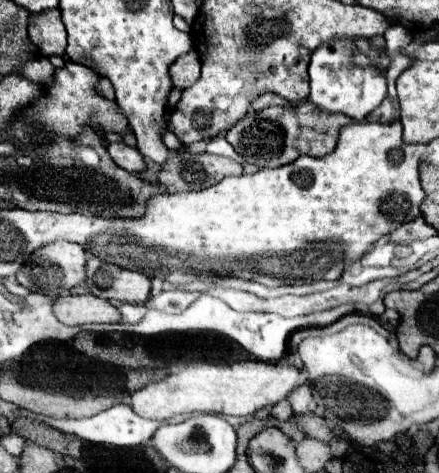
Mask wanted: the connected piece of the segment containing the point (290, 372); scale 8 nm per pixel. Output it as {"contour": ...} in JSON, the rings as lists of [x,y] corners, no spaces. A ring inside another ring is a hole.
{"contour":[[[261,360],[233,362],[233,364],[211,364],[191,362],[179,372],[167,374],[163,380],[147,384],[145,388],[129,396],[129,406],[143,418],[167,420],[175,414],[231,414],[251,416],[265,406],[273,406],[287,398],[291,390],[299,386],[301,370],[289,364],[273,364]]]}

